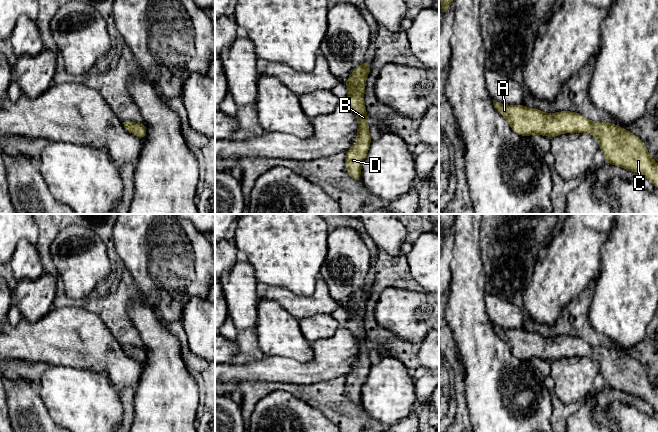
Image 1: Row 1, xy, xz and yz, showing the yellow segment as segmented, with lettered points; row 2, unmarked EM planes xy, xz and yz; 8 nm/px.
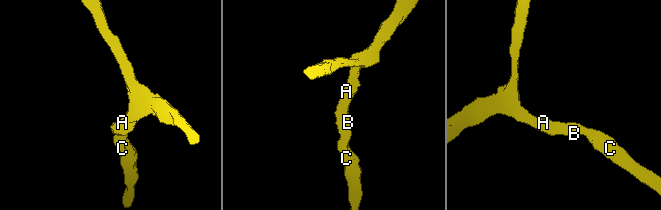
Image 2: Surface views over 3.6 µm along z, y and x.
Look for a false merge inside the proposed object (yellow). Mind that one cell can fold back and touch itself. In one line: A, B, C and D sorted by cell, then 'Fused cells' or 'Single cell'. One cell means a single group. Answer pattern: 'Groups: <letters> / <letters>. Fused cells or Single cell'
Groups: A B C D. Single cell

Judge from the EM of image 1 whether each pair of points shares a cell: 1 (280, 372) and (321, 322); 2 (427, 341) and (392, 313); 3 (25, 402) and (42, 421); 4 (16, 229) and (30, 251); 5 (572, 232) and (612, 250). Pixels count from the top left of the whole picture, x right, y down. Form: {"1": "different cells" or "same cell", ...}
{"1": "different cells", "2": "same cell", "3": "same cell", "4": "different cells", "5": "different cells"}

